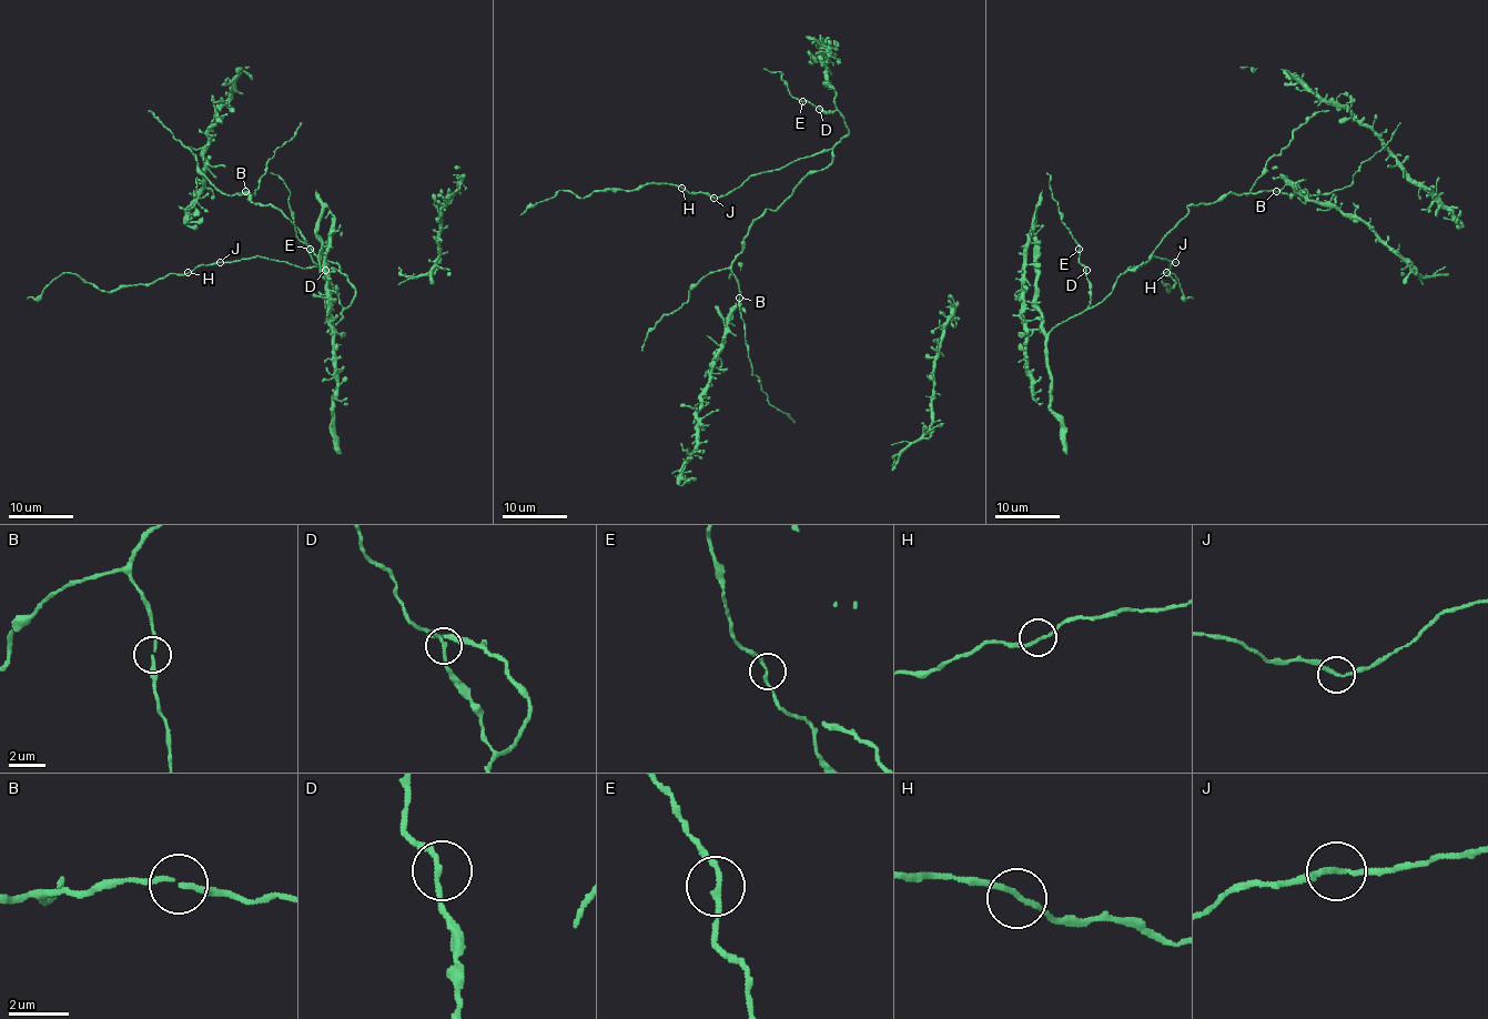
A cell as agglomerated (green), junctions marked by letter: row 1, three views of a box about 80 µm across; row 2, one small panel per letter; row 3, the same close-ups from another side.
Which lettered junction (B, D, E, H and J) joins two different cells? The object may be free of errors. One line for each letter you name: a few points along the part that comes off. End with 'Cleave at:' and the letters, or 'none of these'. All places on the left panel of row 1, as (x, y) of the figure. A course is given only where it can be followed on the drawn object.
Cleave at: none of these

